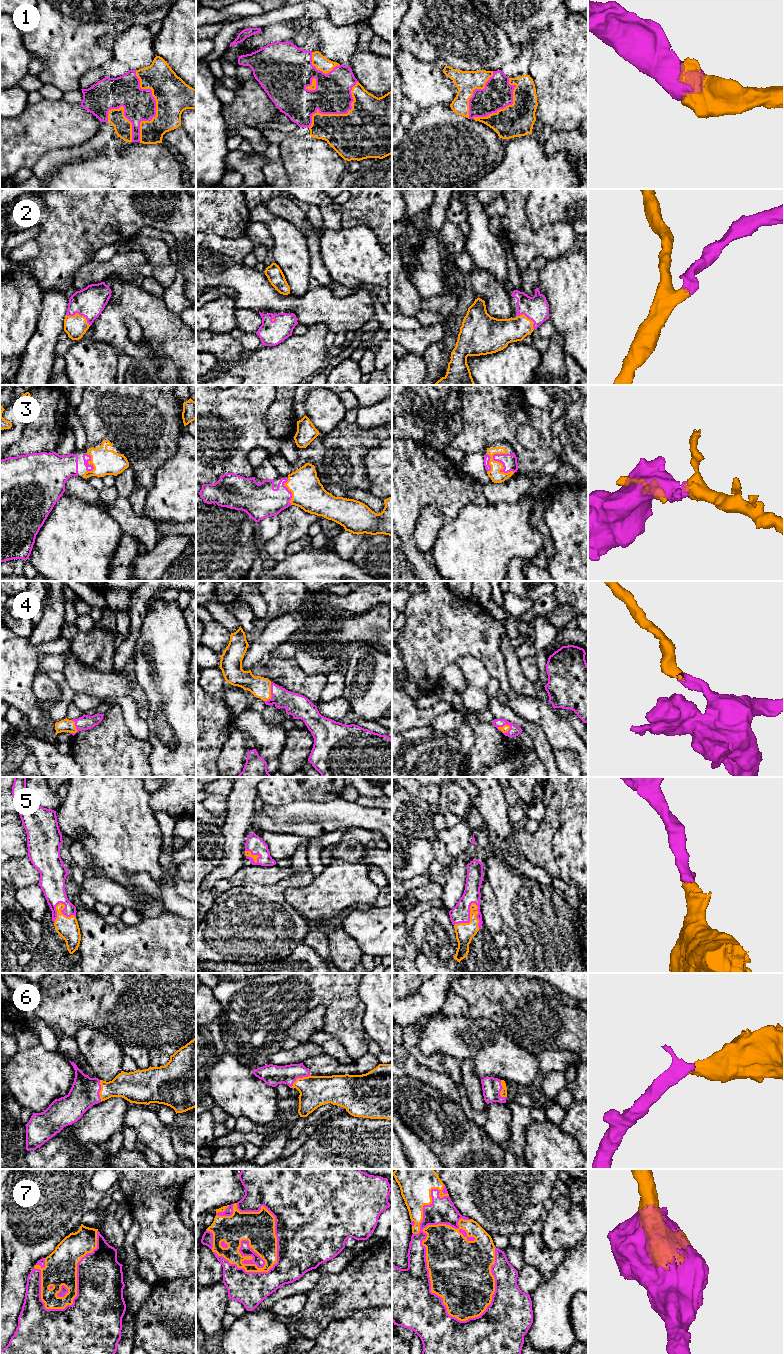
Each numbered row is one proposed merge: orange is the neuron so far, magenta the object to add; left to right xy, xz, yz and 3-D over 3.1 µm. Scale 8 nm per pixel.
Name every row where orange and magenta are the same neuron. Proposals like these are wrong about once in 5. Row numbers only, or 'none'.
1, 2, 3, 4, 5, 6, 7

